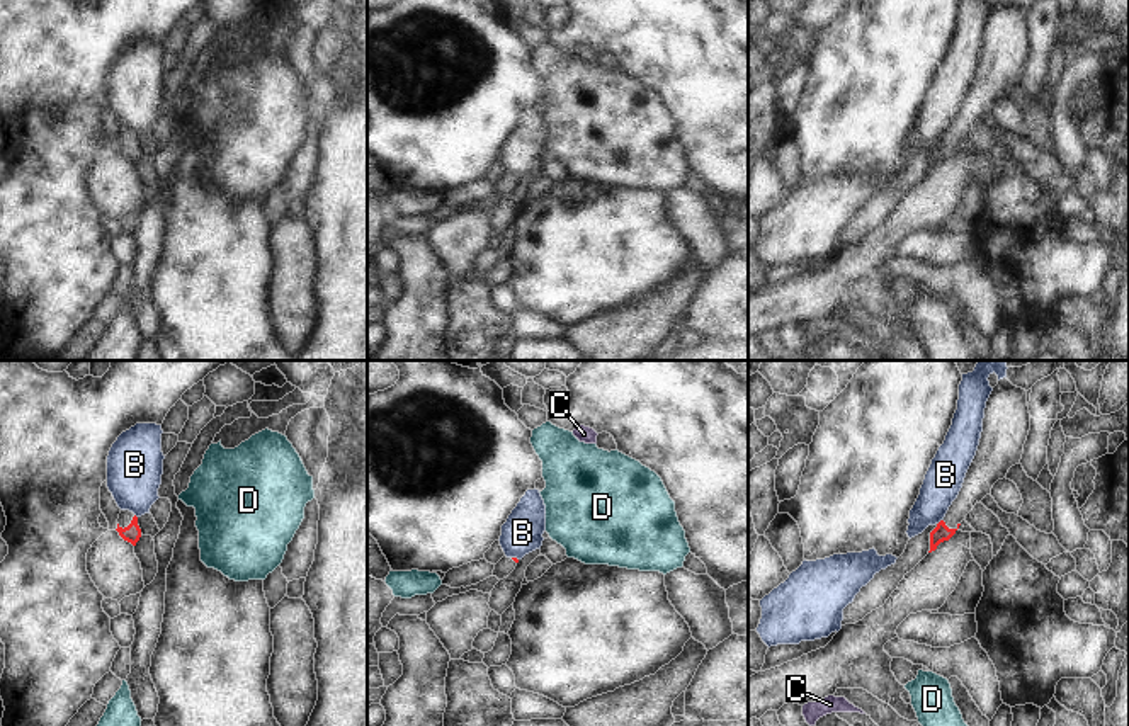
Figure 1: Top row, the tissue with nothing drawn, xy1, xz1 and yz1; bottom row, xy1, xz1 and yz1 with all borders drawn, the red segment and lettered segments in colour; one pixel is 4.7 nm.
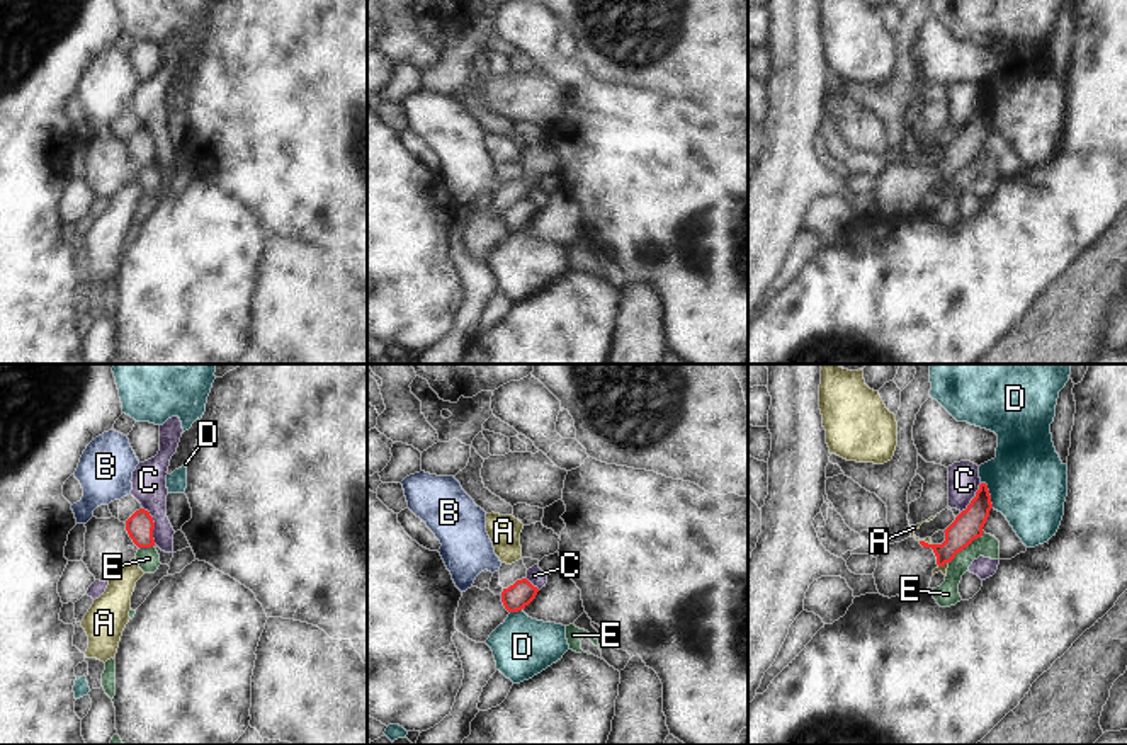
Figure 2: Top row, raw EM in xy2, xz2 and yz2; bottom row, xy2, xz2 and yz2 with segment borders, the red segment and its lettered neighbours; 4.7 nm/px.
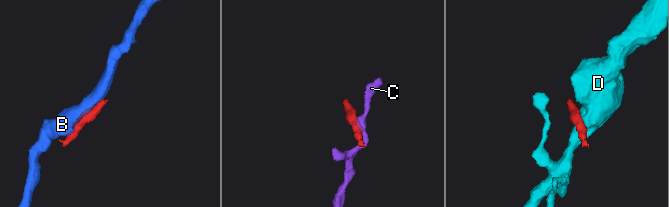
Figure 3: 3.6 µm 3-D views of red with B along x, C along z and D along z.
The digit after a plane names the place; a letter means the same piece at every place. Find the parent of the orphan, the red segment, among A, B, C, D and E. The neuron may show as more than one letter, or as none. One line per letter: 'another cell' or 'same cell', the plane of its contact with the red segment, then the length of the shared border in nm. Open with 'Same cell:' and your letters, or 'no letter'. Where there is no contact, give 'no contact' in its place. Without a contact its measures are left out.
Same cell: no letter
A: another cell | yz2 | 70 nm
B: another cell | yz1 | 40 nm
C: another cell | xy2 | 190 nm
D: another cell | yz2 | 140 nm
E: another cell | yz2 | 220 nm

